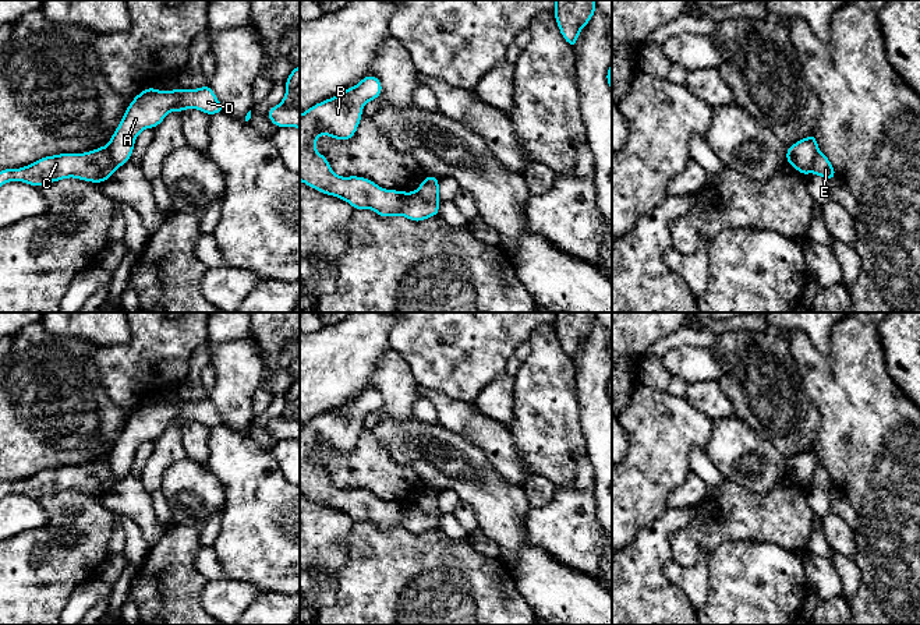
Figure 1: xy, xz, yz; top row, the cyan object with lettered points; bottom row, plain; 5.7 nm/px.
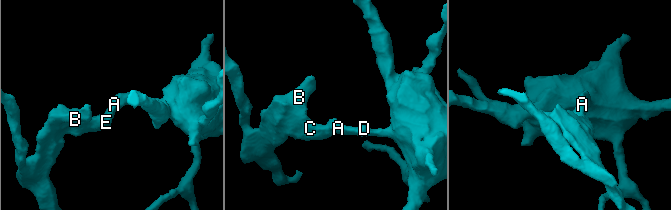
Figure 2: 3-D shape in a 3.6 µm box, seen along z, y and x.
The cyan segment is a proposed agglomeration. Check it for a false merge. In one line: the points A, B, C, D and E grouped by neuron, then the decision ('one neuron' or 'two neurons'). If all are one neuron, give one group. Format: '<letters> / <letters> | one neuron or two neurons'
A D / B C E | two neurons

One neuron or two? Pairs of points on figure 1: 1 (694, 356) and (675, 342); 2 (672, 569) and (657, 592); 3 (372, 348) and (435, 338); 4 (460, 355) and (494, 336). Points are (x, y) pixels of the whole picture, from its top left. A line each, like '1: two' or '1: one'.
1: two
2: two
3: two
4: one

